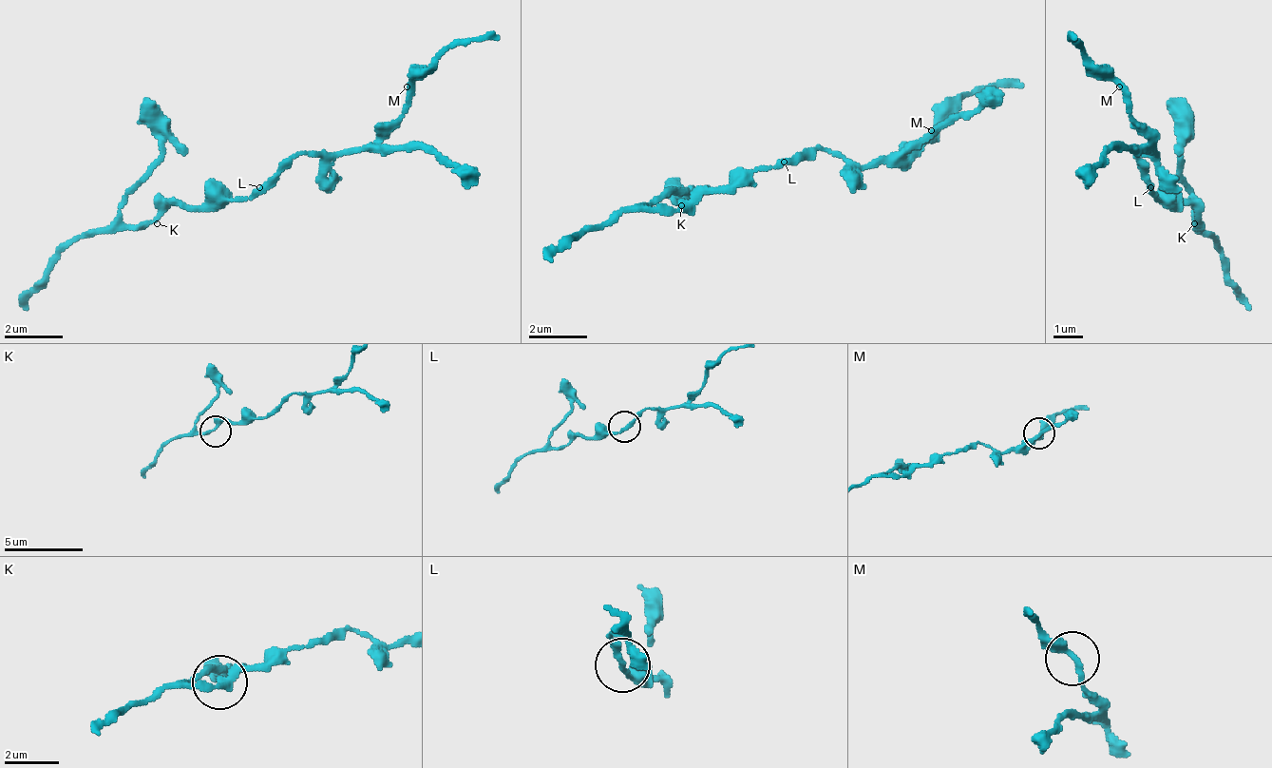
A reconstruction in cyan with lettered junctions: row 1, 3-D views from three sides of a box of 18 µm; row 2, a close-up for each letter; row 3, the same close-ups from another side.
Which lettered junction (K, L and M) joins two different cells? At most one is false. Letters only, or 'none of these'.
none of these

